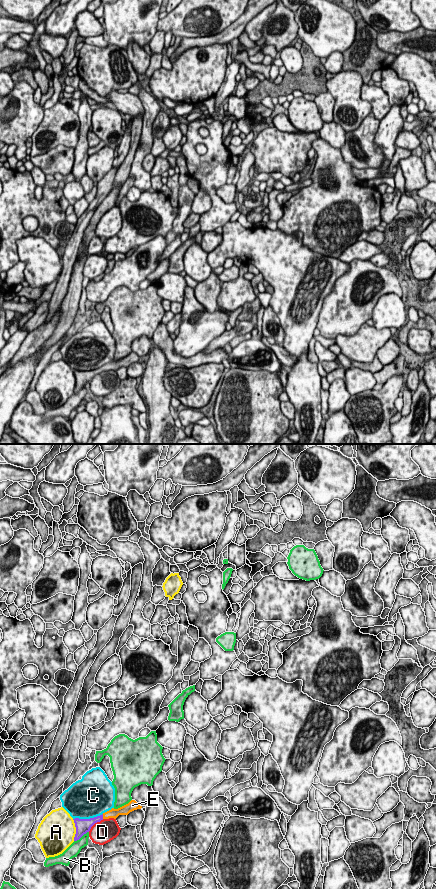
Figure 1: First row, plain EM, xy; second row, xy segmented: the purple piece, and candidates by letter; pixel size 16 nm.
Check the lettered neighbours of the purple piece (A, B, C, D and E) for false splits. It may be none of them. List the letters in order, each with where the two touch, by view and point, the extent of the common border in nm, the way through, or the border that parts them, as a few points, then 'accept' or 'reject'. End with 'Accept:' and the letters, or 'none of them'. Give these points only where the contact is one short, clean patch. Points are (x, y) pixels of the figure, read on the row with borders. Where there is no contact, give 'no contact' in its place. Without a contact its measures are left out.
A: xy (76, 830) | 360 nm | reject
B: xy (81, 836) | 300 nm | reject
C: xy (87, 819) | 480 nm | reject
D: xy (95, 822) | 320 nm | reject
E: xy (102, 816) | 80 nm | across xy (89, 823), (102, 816), (113, 813) | accept
Accept: E

